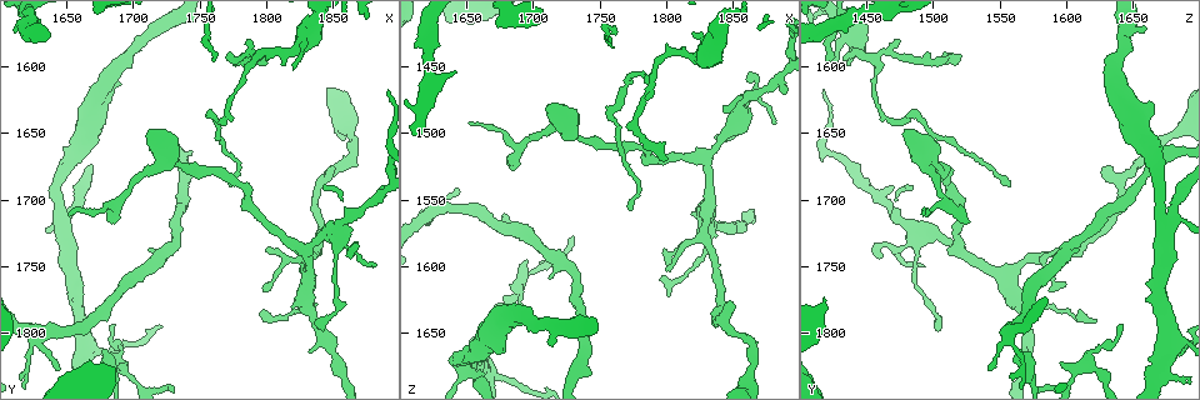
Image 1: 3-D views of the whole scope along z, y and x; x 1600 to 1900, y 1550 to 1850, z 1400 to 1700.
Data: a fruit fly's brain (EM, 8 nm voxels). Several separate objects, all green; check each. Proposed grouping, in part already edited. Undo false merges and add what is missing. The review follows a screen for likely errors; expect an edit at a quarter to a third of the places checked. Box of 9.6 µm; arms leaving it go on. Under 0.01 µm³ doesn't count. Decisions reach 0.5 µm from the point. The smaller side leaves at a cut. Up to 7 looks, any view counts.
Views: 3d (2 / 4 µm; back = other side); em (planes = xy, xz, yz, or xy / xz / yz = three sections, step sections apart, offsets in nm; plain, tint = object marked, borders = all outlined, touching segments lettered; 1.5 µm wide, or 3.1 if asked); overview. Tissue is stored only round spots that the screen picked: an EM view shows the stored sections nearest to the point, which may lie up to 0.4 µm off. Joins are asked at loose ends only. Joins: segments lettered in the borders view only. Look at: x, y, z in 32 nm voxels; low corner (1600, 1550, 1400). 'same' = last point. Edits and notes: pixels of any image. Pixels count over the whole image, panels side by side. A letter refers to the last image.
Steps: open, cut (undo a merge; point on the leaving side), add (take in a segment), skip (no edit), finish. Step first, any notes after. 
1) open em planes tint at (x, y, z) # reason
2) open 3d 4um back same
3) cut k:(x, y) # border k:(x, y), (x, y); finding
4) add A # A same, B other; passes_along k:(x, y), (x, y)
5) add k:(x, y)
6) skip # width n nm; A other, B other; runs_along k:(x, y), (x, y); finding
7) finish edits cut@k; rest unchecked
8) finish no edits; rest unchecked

open 3d 2um at (1778, 1596, 1498) # sharp bend

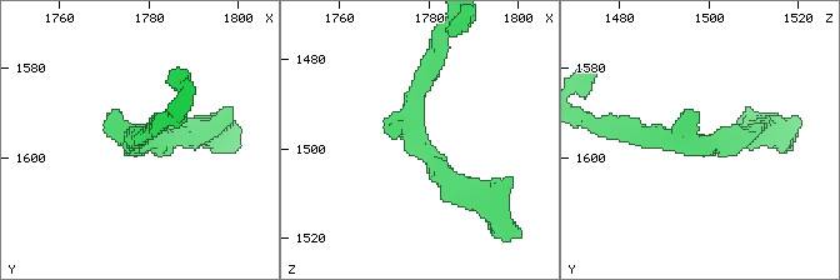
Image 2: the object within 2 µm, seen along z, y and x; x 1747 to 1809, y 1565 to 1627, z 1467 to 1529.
open em planes tint at (1776, 1598, 1499) # need the tissue

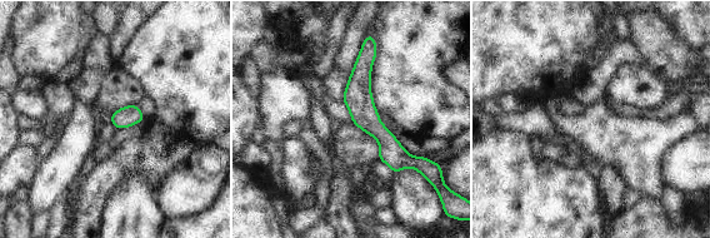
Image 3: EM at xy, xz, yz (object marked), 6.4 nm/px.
open em planes borders same # see the neighbours

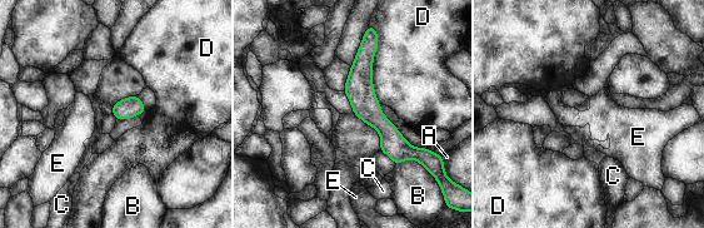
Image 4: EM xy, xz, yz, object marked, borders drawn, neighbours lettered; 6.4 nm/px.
skip # width 140 nm; A other, B other, C other, D other, E other; runs_along 4:(373, 38), (364, 104), (419, 157); all the same neuron

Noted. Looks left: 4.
open em xy step 4 borders at (1772, 1692, 1556) # tapers out

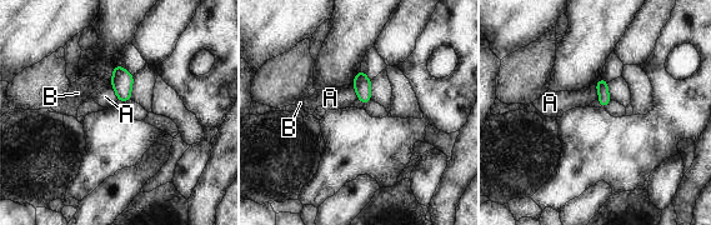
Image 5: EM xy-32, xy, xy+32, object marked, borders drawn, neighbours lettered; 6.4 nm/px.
skip # A other, B other; border 5:(110, 85), (118, 99); no lettered segment goes on from it

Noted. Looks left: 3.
open em planes borders at (1850, 1674, 1630) # free end

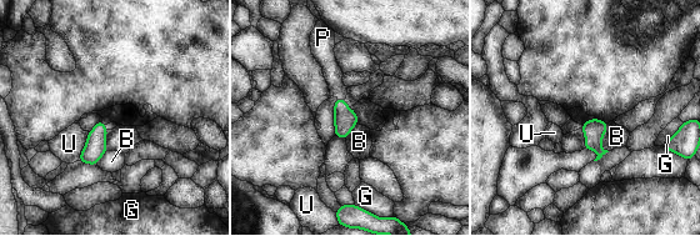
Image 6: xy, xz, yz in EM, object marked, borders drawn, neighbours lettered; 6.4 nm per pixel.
add P # width 110 nm; B other, G other, P same, U other; passes_along 6:(345, 119), (341, 99), (333, 73); it goes on there

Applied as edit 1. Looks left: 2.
finish edits add@6; rest unchecked

